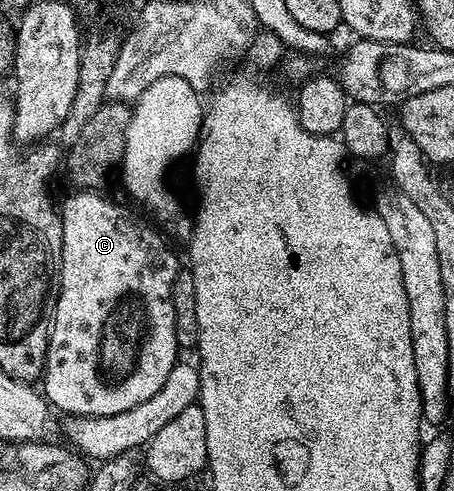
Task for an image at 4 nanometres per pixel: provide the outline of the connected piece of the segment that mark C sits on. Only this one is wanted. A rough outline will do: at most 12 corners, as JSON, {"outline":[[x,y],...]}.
{"outline":[[94,190],[61,203],[41,391],[149,401],[180,358],[171,247]]}

